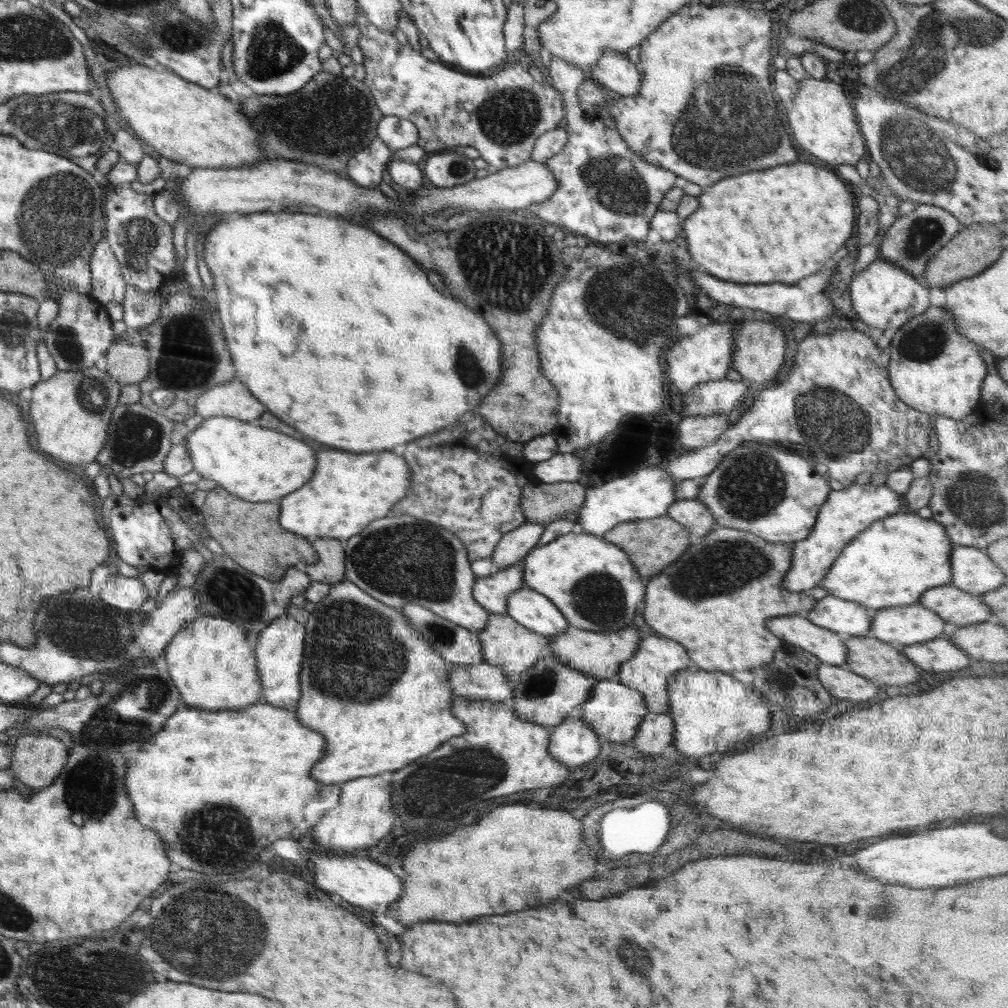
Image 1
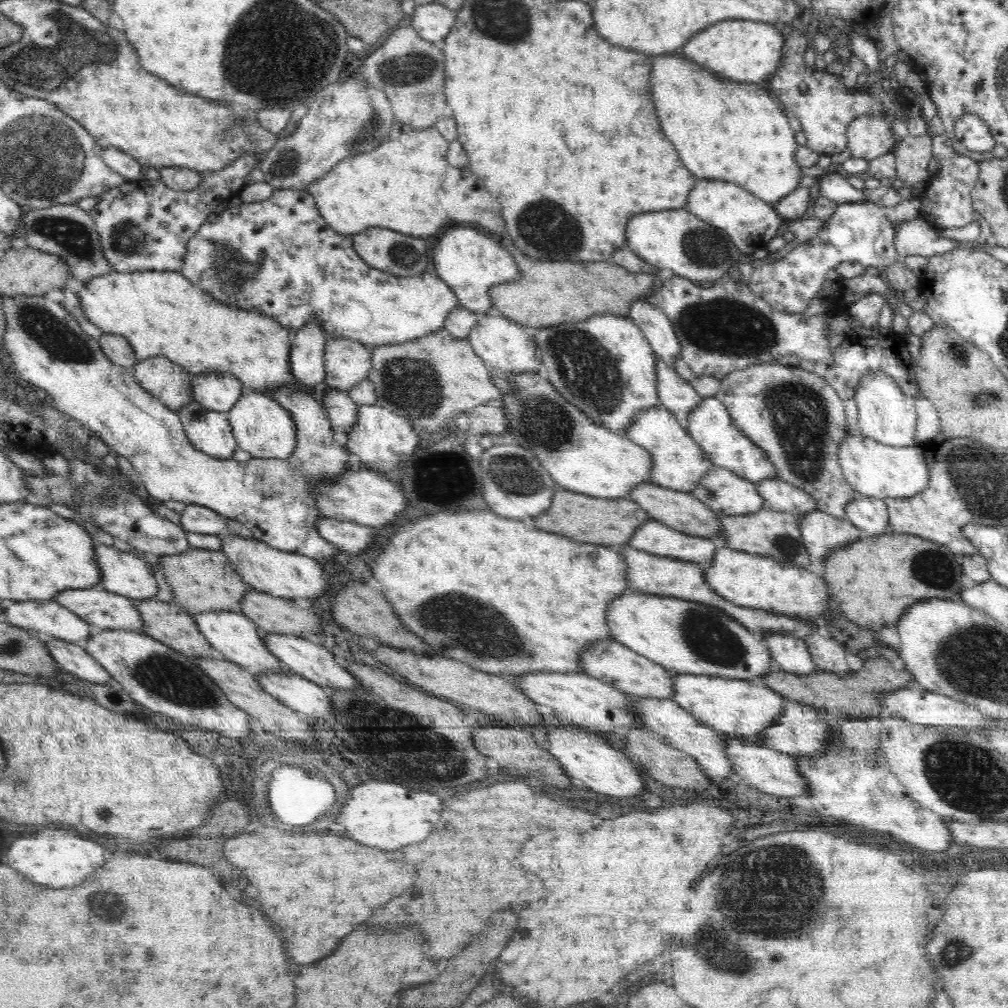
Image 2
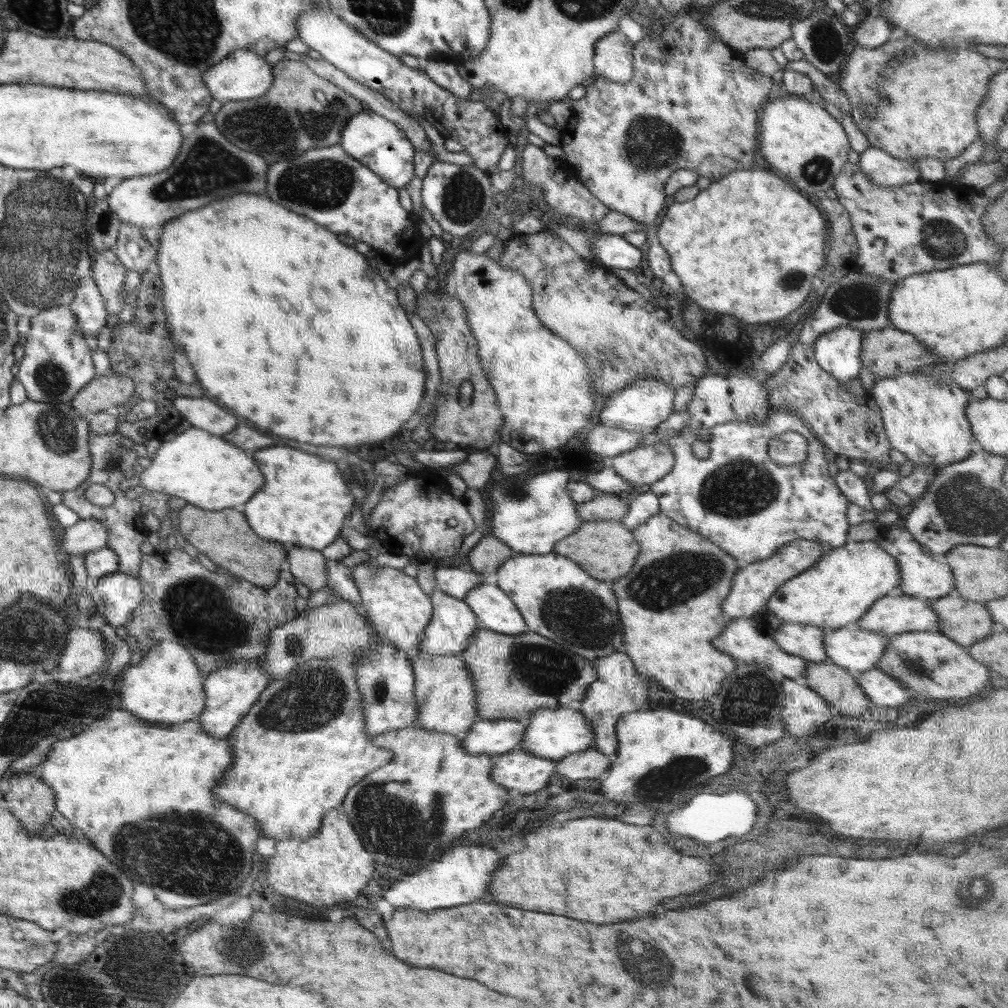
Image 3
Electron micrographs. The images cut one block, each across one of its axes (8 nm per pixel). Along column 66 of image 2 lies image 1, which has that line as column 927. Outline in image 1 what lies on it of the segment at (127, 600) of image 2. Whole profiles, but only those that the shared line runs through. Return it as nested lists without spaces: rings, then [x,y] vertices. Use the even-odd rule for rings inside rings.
[[[952,584],[929,588],[918,603],[933,610],[942,621],[960,627],[988,622],[991,618],[990,608],[981,601],[980,595],[970,594]]]

